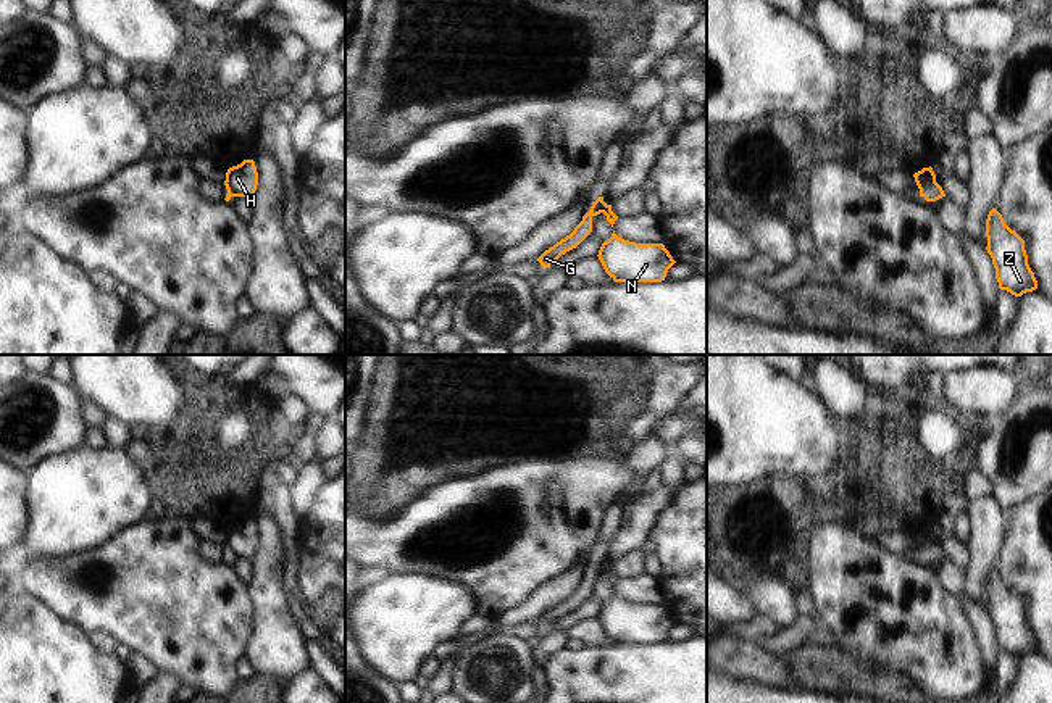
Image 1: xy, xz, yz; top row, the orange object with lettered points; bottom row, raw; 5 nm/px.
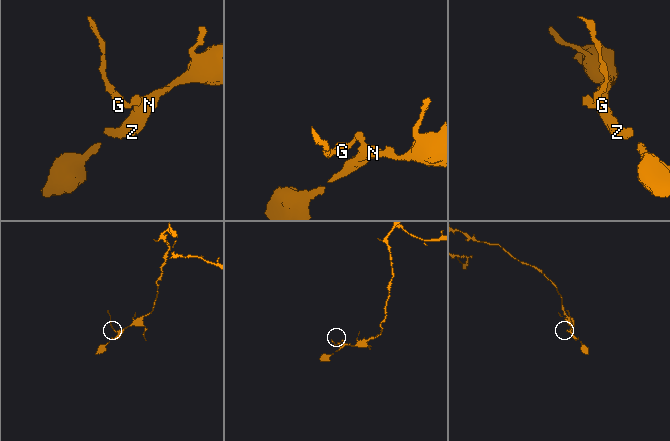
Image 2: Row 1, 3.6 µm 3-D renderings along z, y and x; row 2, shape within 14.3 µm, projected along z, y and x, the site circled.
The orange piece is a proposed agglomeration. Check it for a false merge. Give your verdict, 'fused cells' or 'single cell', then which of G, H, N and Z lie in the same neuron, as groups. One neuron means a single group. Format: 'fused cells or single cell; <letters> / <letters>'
fused cells; G / H N Z

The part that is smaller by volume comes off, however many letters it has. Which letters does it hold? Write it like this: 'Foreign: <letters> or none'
Foreign: G

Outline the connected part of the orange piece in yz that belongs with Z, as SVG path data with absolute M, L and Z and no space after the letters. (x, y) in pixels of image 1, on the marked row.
M996 208L987 214L986 237L999 289L1015 297L1036 290L1037 281L1028 264L1025 240L1005 224Z

